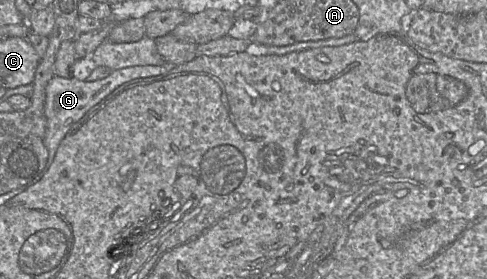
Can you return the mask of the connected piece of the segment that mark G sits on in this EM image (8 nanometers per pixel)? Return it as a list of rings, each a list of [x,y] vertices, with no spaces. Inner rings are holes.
[[[172,64],[127,67],[112,71],[106,78],[93,82],[80,81],[73,77],[62,78],[54,76],[46,87],[45,116],[47,119],[47,131],[44,144],[48,150],[48,158],[44,167],[44,174],[52,164],[61,140],[93,107],[123,84],[135,81],[136,79],[165,75],[175,67]]]

